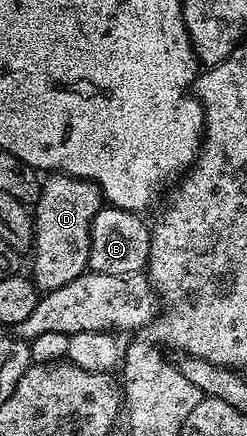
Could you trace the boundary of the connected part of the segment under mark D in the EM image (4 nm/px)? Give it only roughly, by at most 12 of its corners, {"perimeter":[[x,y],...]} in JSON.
{"perimeter":[[51,173],[33,207],[40,292],[88,270],[104,203],[87,179]]}

